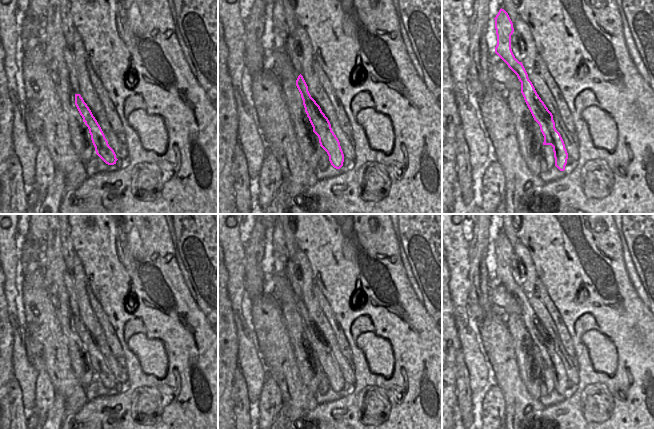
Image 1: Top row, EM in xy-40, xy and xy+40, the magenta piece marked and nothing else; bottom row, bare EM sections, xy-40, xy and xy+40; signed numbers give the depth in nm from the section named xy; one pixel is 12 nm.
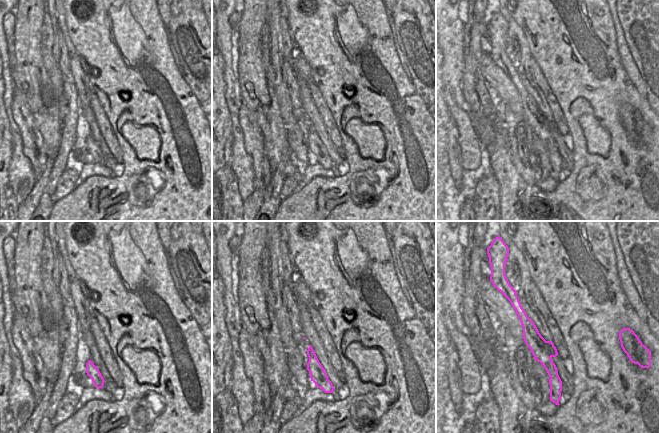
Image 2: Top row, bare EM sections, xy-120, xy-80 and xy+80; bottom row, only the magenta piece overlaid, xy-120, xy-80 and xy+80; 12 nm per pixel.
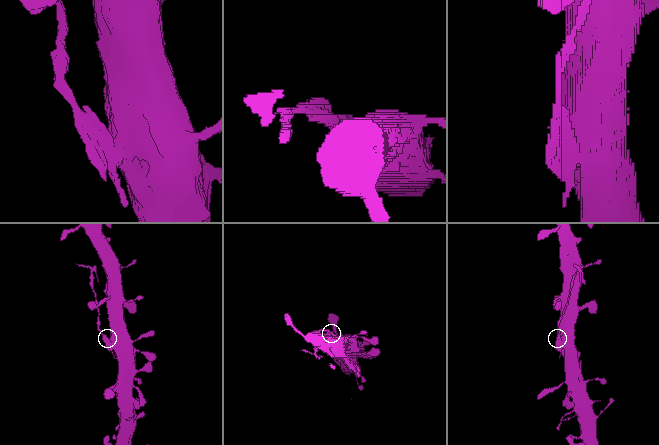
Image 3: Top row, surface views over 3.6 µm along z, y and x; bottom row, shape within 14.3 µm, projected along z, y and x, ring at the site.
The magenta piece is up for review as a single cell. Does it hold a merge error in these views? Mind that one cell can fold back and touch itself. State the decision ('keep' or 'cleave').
cleave

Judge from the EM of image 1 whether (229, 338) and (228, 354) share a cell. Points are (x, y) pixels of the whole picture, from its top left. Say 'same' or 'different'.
same

